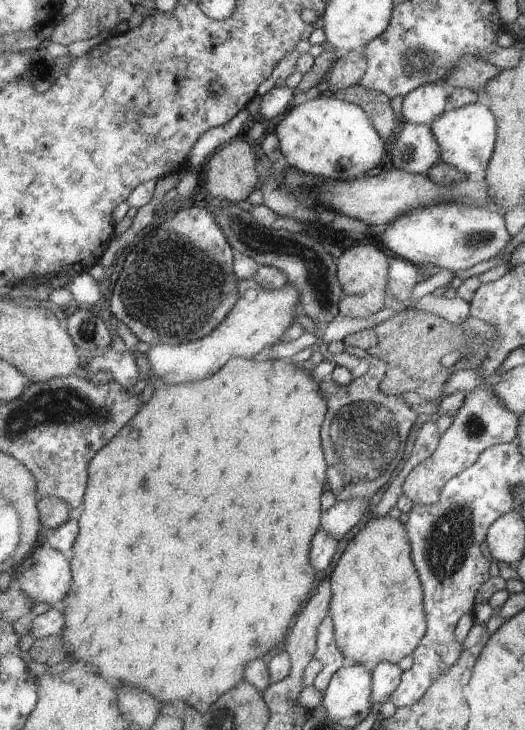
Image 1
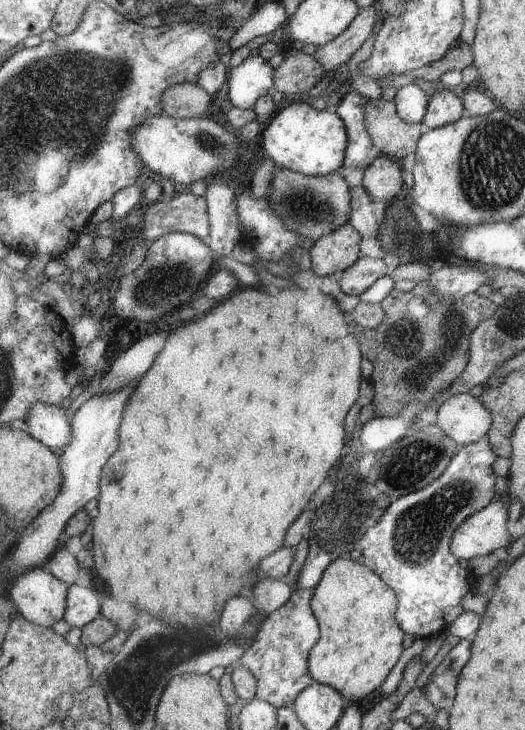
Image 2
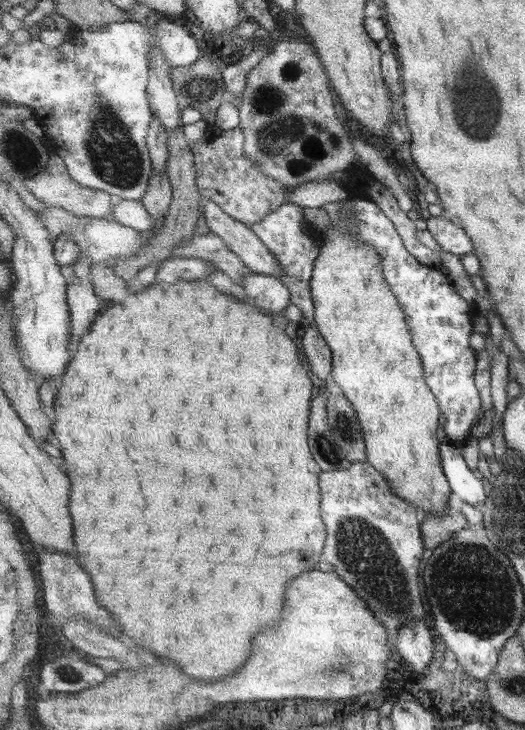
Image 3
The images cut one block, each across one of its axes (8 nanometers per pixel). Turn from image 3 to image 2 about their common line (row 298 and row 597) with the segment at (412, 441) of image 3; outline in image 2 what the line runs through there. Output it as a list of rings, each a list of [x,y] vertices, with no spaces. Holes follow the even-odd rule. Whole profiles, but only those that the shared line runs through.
[[[343,555],[332,562],[314,588],[312,609],[318,618],[322,637],[311,650],[308,660],[311,674],[318,683],[334,686],[350,703],[360,703],[375,692],[397,666],[403,654],[405,633],[397,617],[398,594],[372,568]]]

